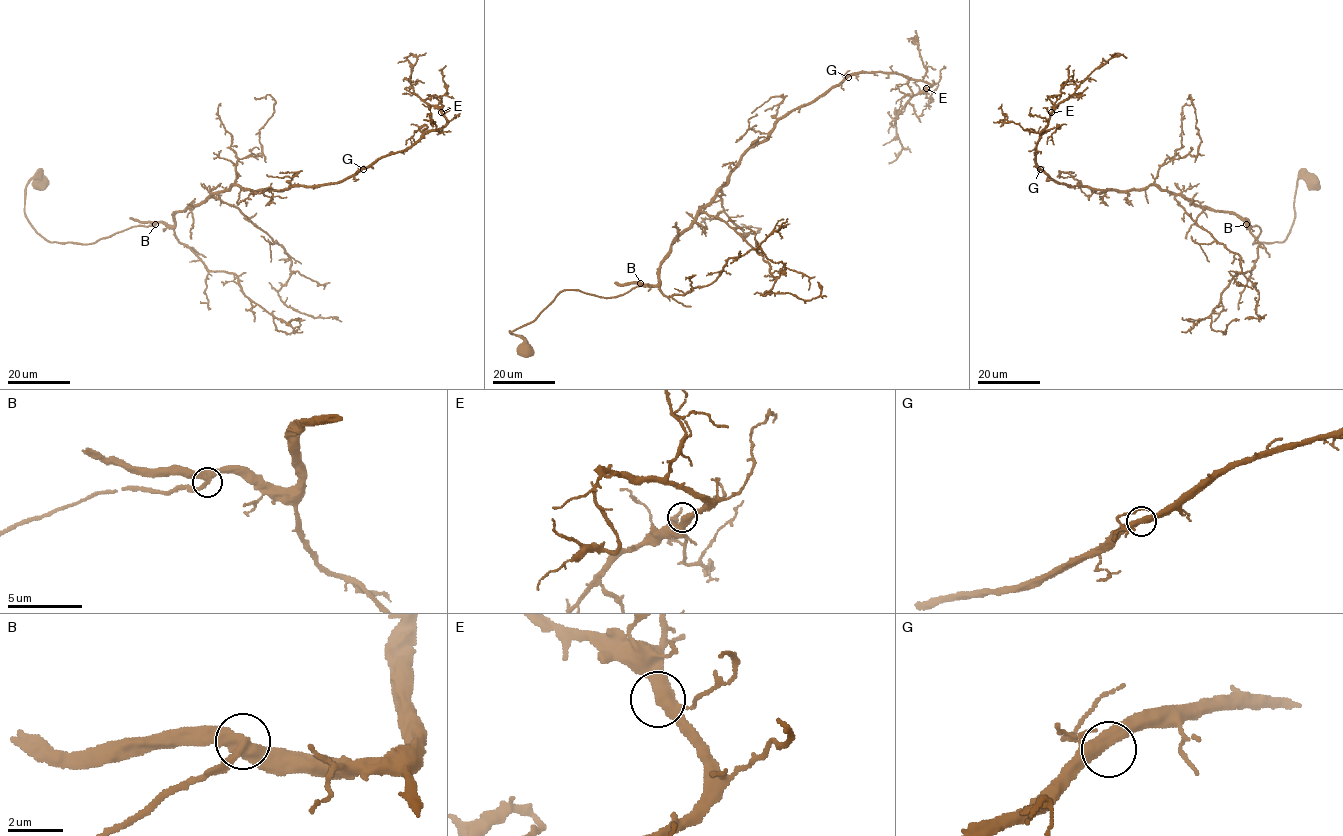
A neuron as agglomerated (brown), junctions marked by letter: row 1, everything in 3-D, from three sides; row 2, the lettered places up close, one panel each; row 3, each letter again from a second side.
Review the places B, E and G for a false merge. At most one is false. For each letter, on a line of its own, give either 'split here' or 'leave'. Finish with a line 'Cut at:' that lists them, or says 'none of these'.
B: leave
E: leave
G: leave
Cut at: none of these

